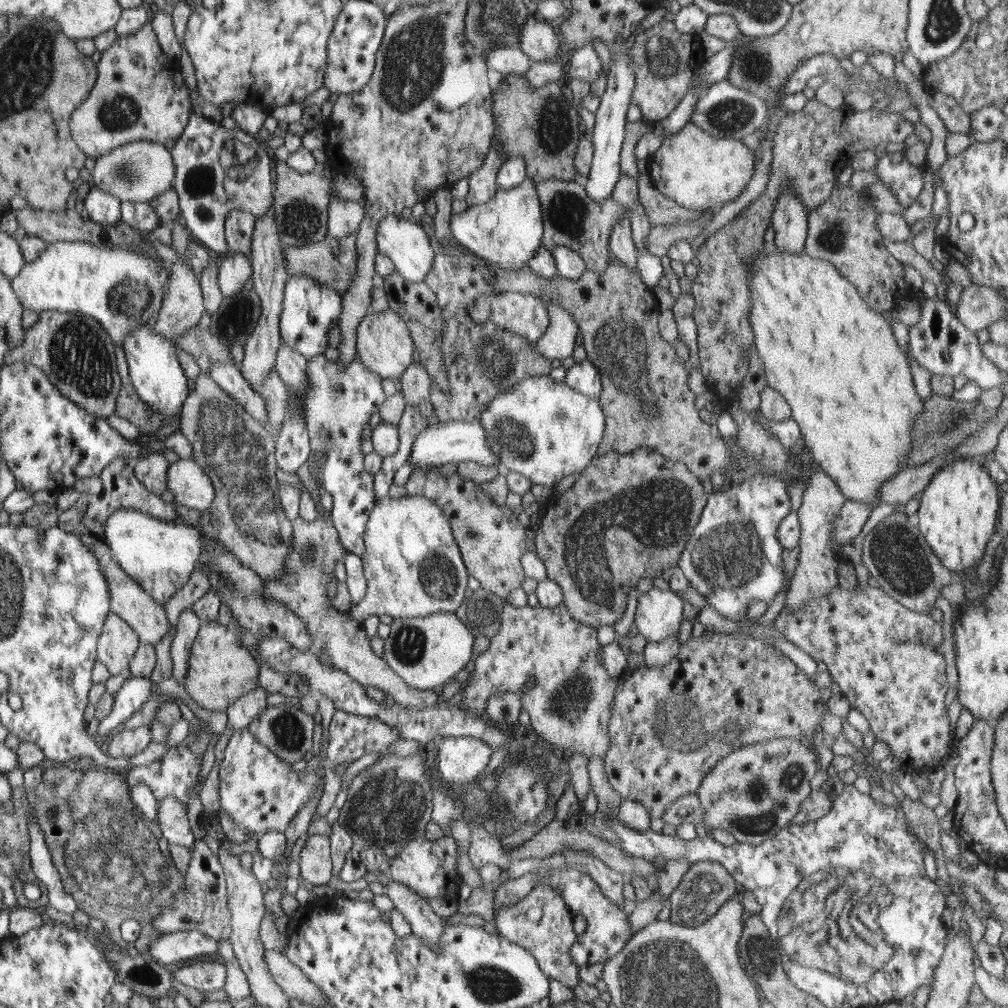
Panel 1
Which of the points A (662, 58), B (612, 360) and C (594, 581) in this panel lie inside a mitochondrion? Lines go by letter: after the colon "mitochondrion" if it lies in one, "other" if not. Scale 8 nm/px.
A: mitochondrion
B: mitochondrion
C: mitochondrion

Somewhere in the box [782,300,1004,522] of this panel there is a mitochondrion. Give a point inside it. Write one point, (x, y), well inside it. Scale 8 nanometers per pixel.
(949, 422)

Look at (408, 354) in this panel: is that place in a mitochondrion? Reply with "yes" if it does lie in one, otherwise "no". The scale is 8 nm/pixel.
no

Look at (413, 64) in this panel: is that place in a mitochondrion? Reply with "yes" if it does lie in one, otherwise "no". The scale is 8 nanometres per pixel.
yes

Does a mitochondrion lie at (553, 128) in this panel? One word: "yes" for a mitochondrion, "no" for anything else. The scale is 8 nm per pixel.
yes

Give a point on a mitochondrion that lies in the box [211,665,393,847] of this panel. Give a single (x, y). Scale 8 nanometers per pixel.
(290, 734)

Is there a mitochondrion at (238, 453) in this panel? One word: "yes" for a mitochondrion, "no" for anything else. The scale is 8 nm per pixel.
yes

